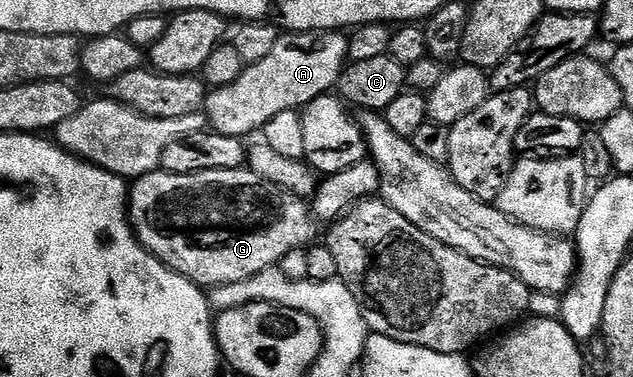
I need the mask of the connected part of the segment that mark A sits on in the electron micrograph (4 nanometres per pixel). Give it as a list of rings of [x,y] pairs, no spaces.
[[[344,31],[278,35],[267,58],[248,65],[231,86],[214,88],[206,95],[204,115],[212,131],[249,138],[252,132],[260,133],[275,114],[296,112],[315,102],[315,98],[330,95],[348,60],[349,41]]]

